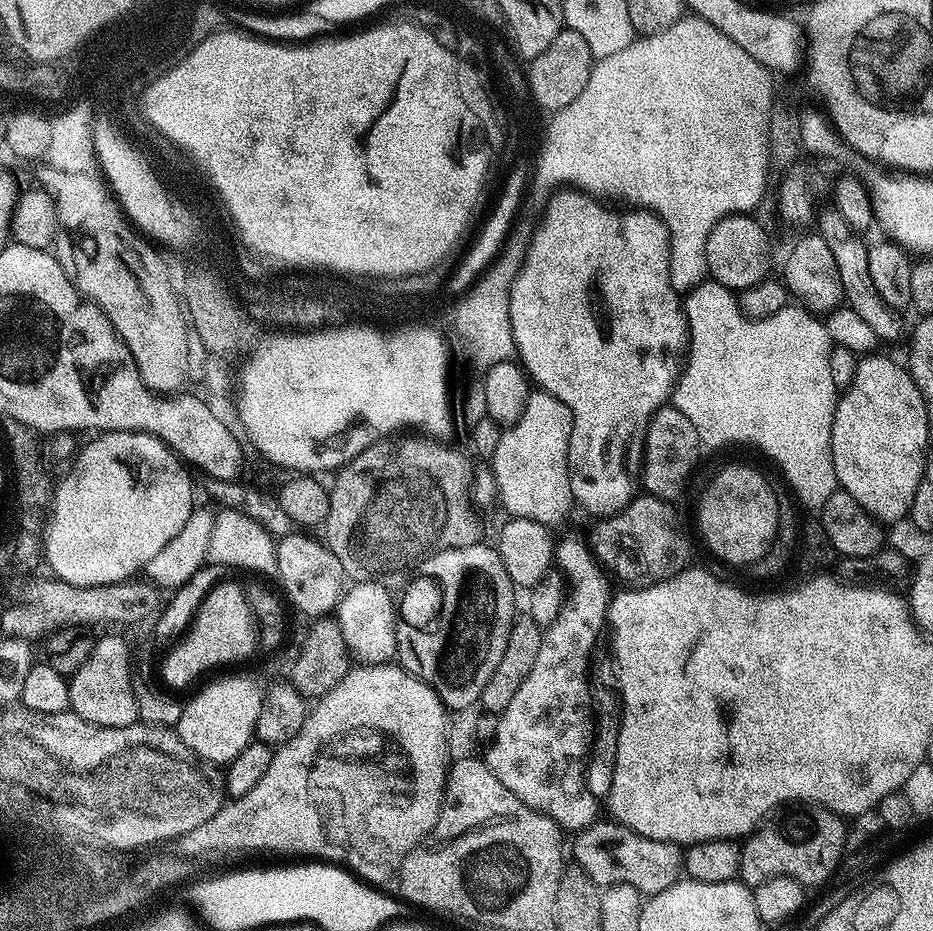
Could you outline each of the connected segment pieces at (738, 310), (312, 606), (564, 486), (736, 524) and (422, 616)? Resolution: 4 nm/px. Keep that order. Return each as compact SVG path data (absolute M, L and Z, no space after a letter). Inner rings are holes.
M711 278L705 279L691 289L683 297L682 307L684 316L688 319L688 342L686 345L688 353L676 387L672 389L671 403L682 414L686 414L686 418L690 418L690 422L694 422L694 430L698 430L698 438L705 449L720 448L723 444L757 444L784 471L785 478L792 483L788 483L791 491L801 505L804 503L806 507L813 508L813 510L823 508L826 498L830 498L830 494L838 491L834 474L834 458L832 457L832 423L834 422L838 390L834 386L834 378L830 374L830 354L834 345L828 337L828 331L824 329L823 319L817 318L811 311L805 310L803 307L800 309L789 306L778 310L778 314L773 316L753 320L751 316L745 315L737 293L733 289L727 288Z
M284 536L276 540L275 575L280 576L283 595L288 595L293 606L305 612L308 618L327 617L339 605L346 588L342 562L338 562L323 539L316 537L315 540L312 536Z
M543 390L529 391L528 401L526 402L526 410L522 410L522 418L518 418L518 422L507 425L501 431L498 438L498 446L492 451L490 457L490 465L494 472L495 478L497 478L497 490L499 492L499 503L503 506L509 517L521 516L522 518L530 518L538 522L539 524L546 524L549 526L555 526L560 524L568 516L568 511L574 508L574 501L572 498L572 474L568 466L568 443L570 442L570 436L572 434L572 411L566 406L566 402L562 402L558 398L554 398L548 392Z
M728 464L708 485L700 496L700 505L696 508L696 520L700 523L700 536L704 544L720 560L728 564L756 564L767 554L779 528L779 502L776 500L776 488L768 485L768 480L756 468L747 468L744 464Z
M481 542L474 546L462 546L461 548L451 548L445 552L439 552L430 557L425 564L421 564L418 569L420 576L413 575L412 581L408 584L408 589L404 592L404 597L398 600L398 623L396 626L396 656L401 668L405 668L410 675L418 677L423 684L428 684L438 694L438 698L443 702L445 709L468 708L479 705L482 690L486 690L486 682L490 682L490 674L494 674L494 669L502 658L502 650L506 650L506 638L510 638L512 622L518 615L516 609L516 595L518 589L512 583L510 574L506 574L506 566L502 566L502 558L495 547L487 548L487 543Z

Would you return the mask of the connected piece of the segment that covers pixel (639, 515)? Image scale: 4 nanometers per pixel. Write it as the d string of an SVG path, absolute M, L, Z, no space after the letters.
M647 494L637 495L631 502L621 509L605 515L592 528L590 535L590 547L597 561L613 577L621 580L621 585L631 586L633 589L649 588L651 584L657 584L663 580L674 578L684 568L689 567L692 556L692 544L688 541L688 536L684 533L684 524L680 521L680 516L675 512L673 505L667 500L659 500L656 496Z

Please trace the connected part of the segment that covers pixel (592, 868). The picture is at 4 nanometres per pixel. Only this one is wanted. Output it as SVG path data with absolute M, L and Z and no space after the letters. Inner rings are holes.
M597 822L575 833L576 845L570 852L576 855L575 863L597 886L629 884L645 897L656 896L674 886L684 871L684 853L681 845L646 838L634 830L615 822Z

